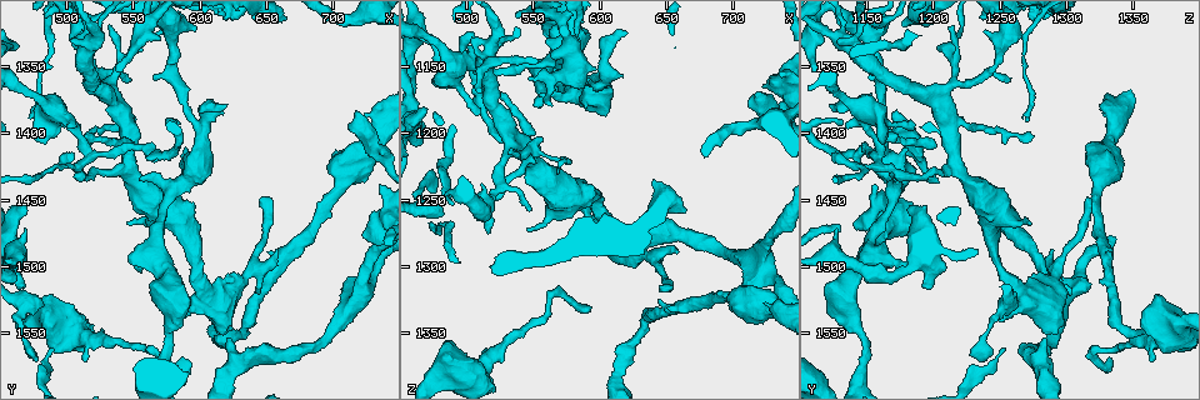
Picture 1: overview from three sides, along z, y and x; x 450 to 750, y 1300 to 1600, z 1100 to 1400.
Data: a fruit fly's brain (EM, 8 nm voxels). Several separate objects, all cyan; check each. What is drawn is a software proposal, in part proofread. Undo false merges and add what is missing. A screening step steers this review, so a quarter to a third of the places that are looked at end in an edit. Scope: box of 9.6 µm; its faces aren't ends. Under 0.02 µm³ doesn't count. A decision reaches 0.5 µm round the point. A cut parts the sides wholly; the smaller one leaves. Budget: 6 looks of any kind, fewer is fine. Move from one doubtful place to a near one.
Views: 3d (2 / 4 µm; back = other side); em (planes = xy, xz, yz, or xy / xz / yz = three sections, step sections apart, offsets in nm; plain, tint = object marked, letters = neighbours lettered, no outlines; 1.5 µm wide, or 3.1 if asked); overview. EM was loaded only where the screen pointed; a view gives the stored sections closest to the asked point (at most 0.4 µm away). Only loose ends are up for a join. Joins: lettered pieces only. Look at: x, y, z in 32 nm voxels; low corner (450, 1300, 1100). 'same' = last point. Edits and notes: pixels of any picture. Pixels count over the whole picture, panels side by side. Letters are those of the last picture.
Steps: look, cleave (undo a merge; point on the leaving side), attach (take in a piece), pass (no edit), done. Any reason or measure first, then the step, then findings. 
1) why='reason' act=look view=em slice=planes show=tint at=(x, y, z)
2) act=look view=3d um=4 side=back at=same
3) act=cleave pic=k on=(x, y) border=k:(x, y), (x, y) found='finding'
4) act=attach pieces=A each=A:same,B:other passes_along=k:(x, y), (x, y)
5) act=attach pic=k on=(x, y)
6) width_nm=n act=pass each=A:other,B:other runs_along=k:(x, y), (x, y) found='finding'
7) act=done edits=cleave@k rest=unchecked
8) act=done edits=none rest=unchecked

why='tapers out' act=look view=3d um=4 at=(546, 1358, 1260)

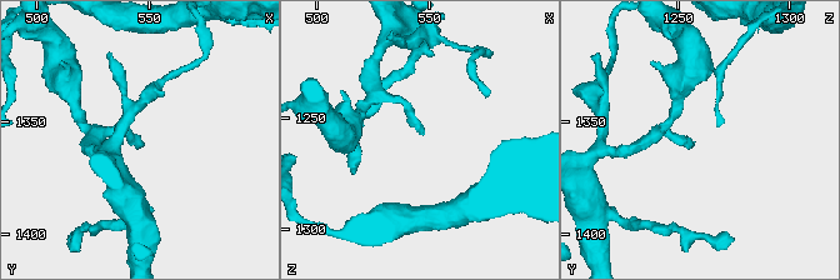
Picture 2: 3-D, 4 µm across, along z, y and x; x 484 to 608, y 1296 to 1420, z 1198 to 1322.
act=look view=em slice=planes show=tint at=(546, 1358, 1258)

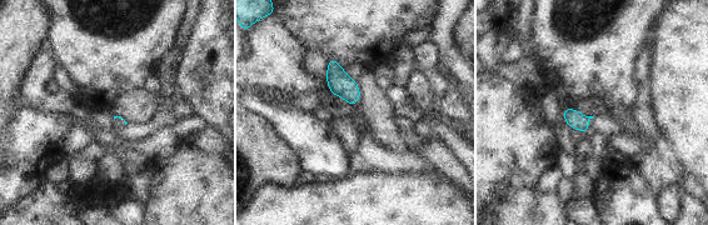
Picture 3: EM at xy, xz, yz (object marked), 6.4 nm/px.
act=look view=em slice=planes show=letters at=same

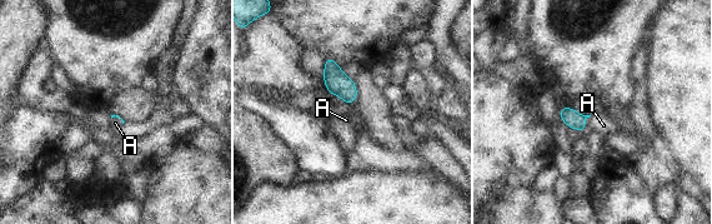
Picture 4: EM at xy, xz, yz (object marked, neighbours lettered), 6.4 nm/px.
act=attach pieces=A each=A:same passes_along=4:(571, 118), (583, 122), (603, 125) found='it goes on there'

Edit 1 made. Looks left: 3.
why='free end' act=look view=em slice=planes show=plain at=(506, 1416, 1128)

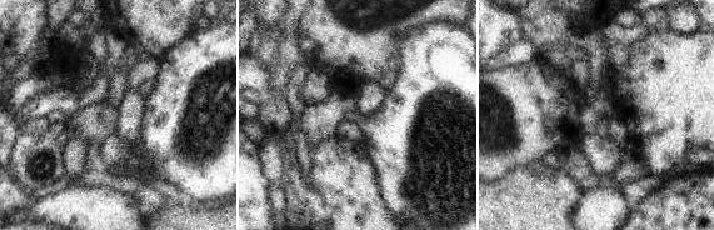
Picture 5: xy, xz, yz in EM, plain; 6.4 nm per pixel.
why='what lies round it' act=look view=em slice=planes show=letters at=same

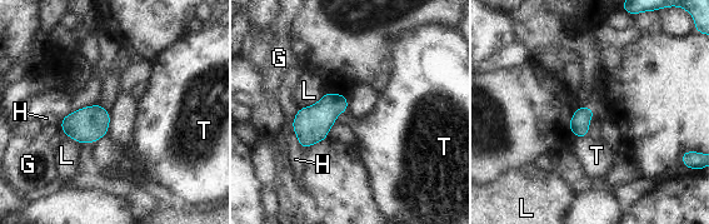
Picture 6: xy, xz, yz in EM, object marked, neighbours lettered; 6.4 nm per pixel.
longest_contact=L:220nm act=pass each=G:other,H:other,L:other,T:other border=6:(588, 134), (573, 137) found='no lettered piece goes on from it'

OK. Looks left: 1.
act=done edits=attach@4 rest=unchecked

